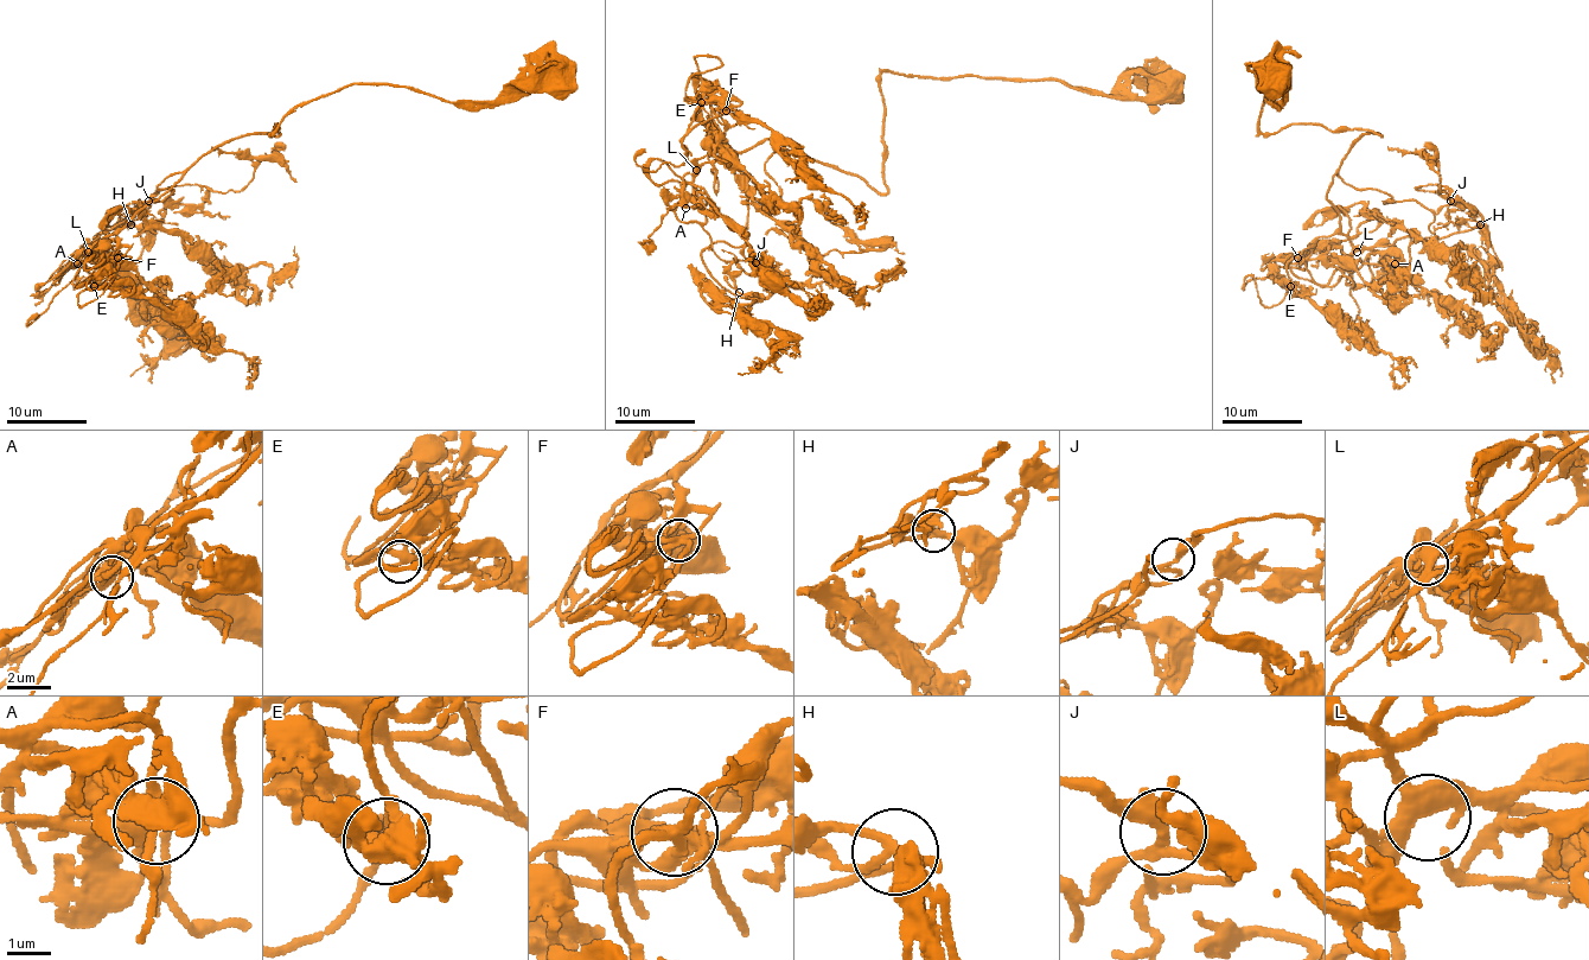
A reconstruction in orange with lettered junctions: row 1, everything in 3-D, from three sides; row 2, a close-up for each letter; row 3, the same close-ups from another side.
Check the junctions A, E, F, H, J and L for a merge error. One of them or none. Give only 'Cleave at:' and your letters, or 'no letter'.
Cleave at: no letter

